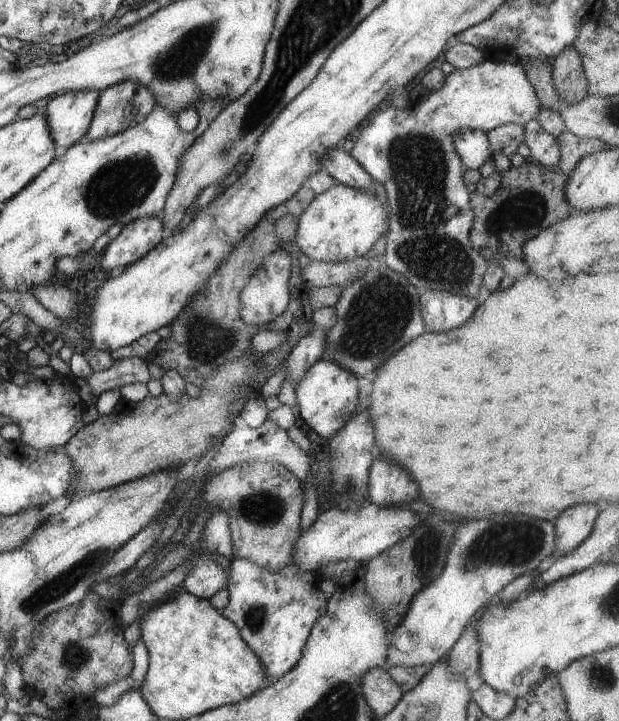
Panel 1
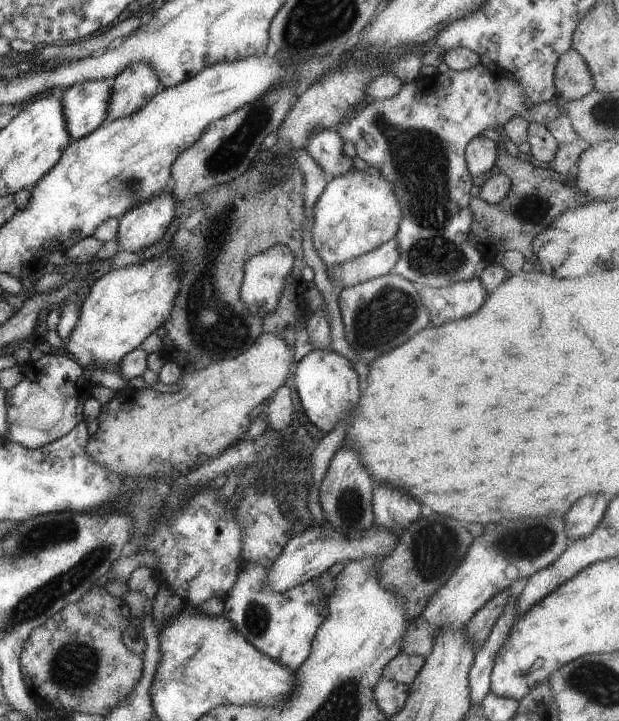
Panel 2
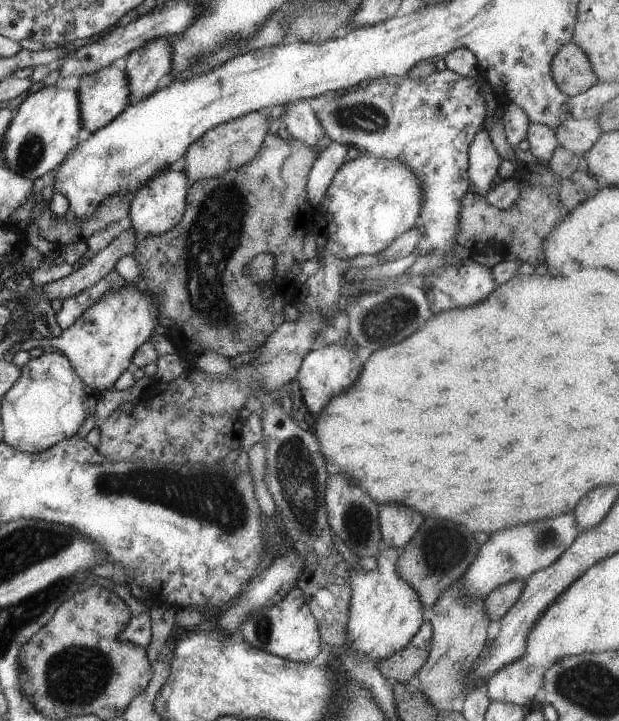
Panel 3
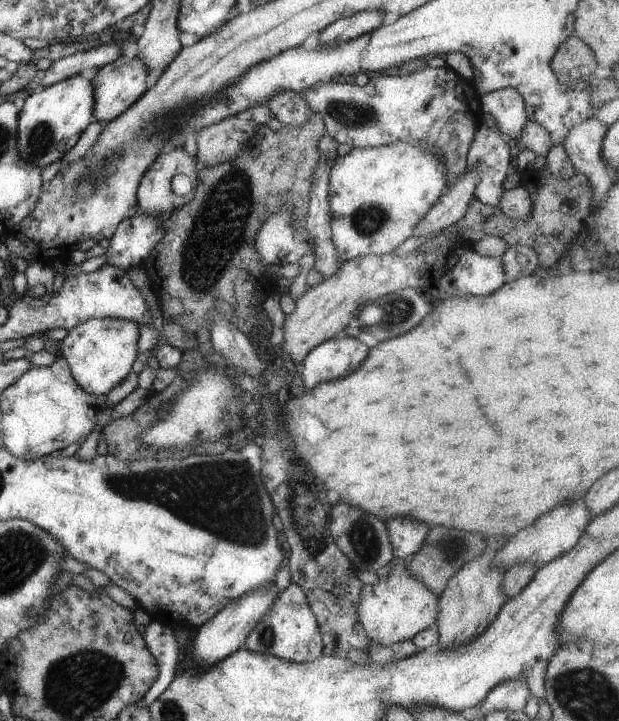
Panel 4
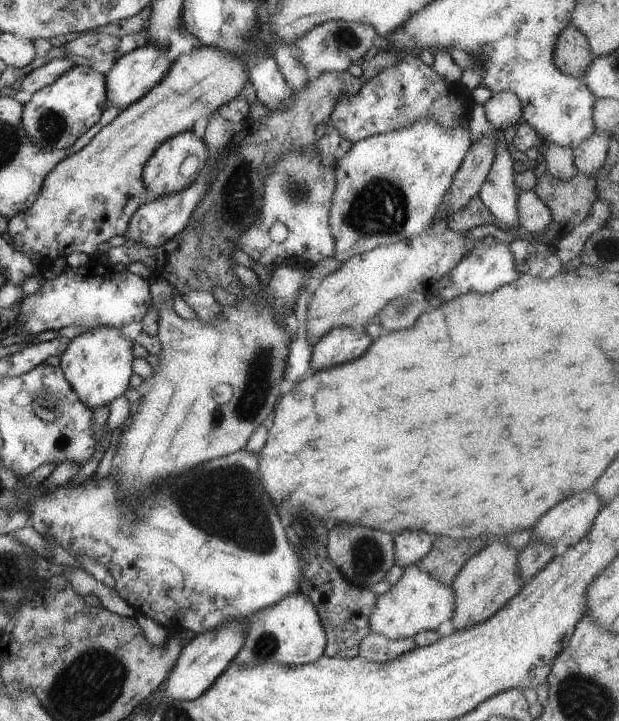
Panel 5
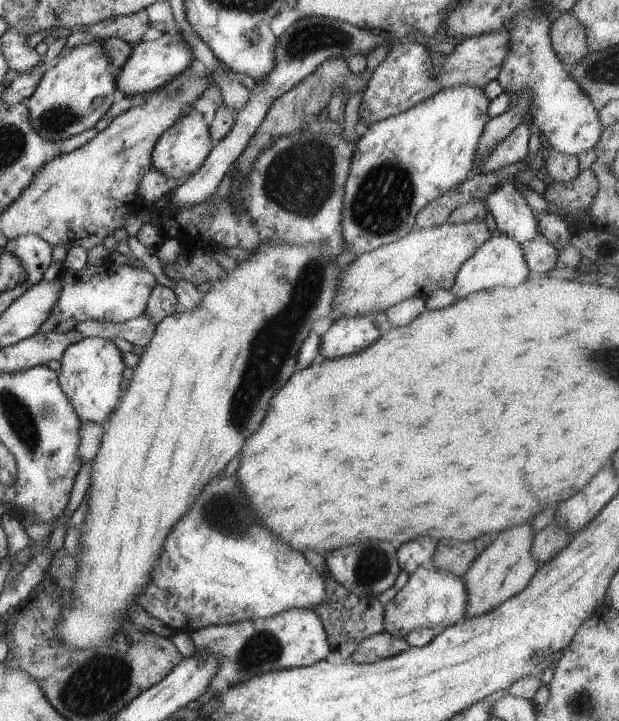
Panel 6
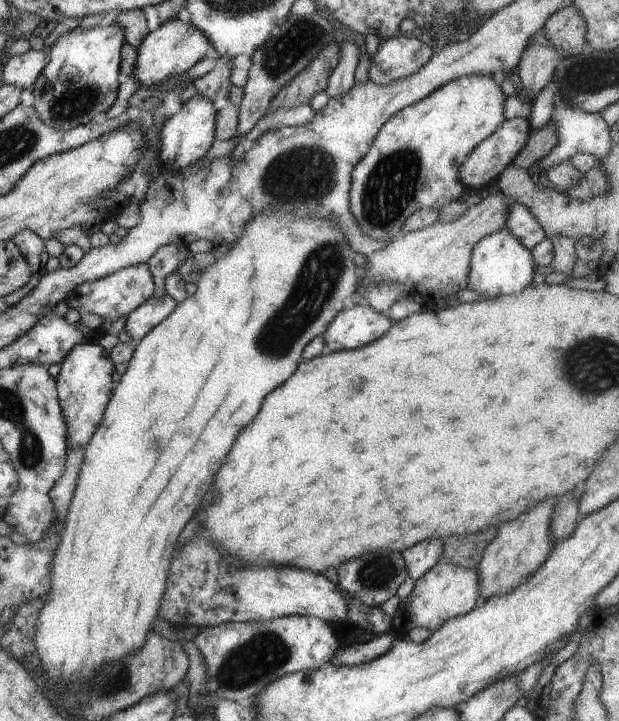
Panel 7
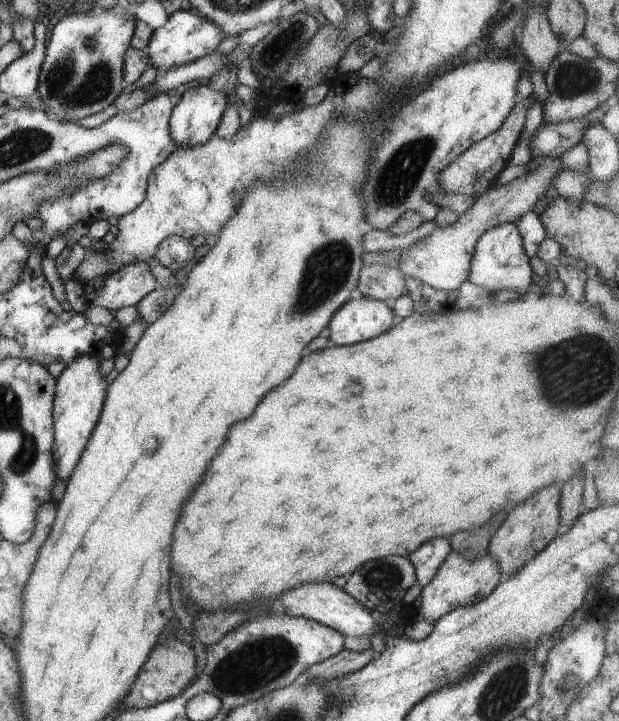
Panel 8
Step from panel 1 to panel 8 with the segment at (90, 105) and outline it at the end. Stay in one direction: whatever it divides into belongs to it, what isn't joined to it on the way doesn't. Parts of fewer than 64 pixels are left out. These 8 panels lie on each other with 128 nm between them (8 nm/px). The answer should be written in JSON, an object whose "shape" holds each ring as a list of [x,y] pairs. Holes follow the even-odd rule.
{"shape":[[[196,8],[178,10],[168,18],[164,26],[153,32],[149,46],[146,46],[146,52],[149,52],[149,55],[147,55],[149,64],[157,68],[157,70],[166,71],[194,62],[216,51],[224,38],[222,28],[218,28],[218,24],[210,22],[208,18],[200,16]],[[148,47],[150,49],[149,51]]]}

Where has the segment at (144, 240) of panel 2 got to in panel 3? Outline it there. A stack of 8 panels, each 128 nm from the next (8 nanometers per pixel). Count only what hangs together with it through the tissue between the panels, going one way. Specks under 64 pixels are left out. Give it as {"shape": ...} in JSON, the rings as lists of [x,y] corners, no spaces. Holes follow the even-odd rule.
{"shape":[[[172,169],[160,171],[152,180],[141,186],[131,198],[128,216],[131,228],[139,237],[157,237],[174,228],[186,210],[188,179],[182,172]]]}

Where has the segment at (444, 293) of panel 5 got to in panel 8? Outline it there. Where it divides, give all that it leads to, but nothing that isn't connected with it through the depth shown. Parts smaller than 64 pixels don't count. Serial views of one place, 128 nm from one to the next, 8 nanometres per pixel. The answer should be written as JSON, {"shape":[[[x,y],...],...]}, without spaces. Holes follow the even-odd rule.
{"shape":[[[504,223],[488,229],[475,246],[471,260],[469,281],[495,293],[500,290],[514,290],[524,297],[530,290],[536,274],[530,267],[530,257],[523,247],[523,240],[514,223]]]}

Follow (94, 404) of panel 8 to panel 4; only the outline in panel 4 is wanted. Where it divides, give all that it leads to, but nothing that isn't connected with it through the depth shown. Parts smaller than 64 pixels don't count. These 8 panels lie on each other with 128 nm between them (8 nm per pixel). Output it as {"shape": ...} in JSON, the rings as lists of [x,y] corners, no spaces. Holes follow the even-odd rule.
{"shape":[[[94,317],[78,323],[60,341],[62,357],[67,360],[74,380],[83,391],[106,397],[108,392],[130,374],[138,358],[137,342],[142,326],[118,317]]]}

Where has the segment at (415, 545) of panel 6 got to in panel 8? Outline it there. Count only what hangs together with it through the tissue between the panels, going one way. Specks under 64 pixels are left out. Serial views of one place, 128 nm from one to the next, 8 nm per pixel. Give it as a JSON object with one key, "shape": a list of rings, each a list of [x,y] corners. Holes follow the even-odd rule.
{"shape":[[[436,538],[436,540],[422,544],[410,556],[407,556],[414,565],[416,580],[420,586],[426,586],[434,578],[438,569],[441,568],[442,561],[446,560],[451,552],[449,539]]]}

